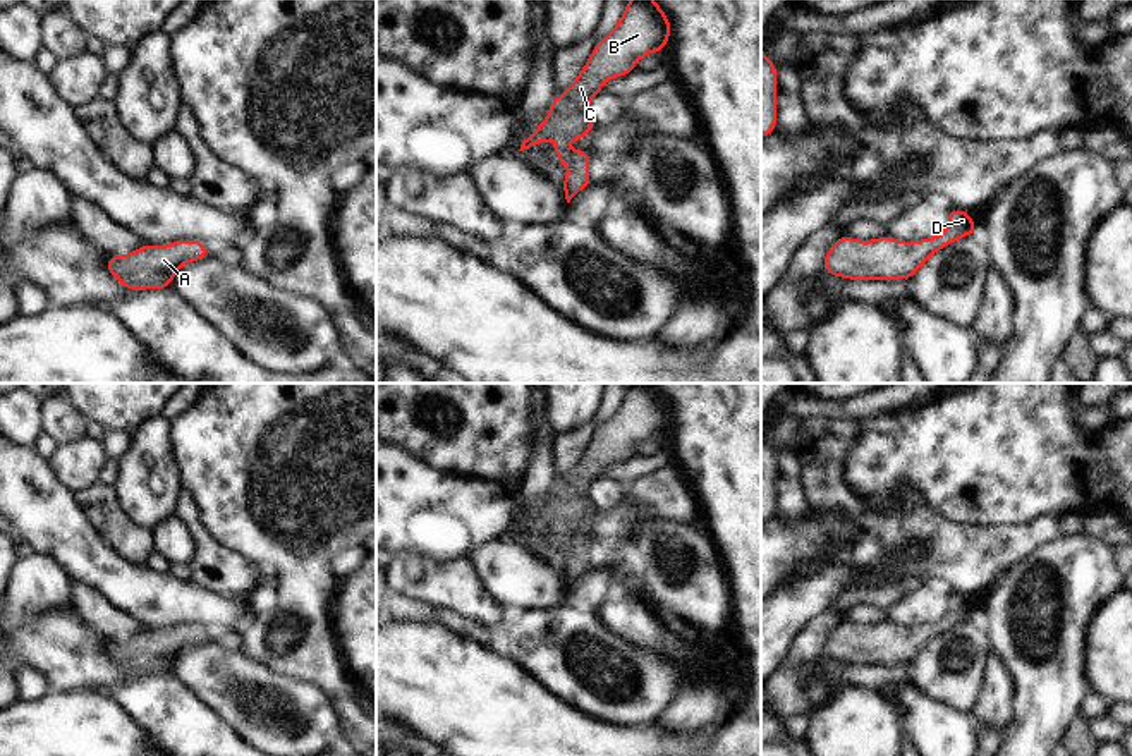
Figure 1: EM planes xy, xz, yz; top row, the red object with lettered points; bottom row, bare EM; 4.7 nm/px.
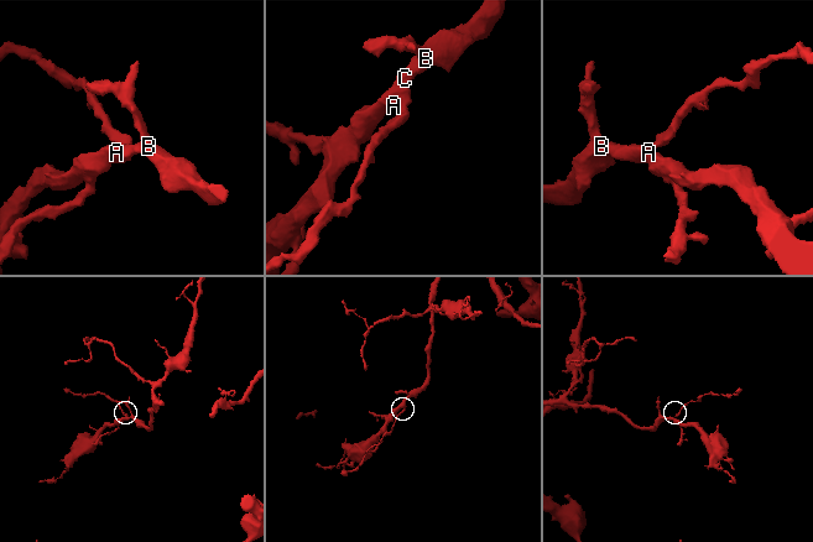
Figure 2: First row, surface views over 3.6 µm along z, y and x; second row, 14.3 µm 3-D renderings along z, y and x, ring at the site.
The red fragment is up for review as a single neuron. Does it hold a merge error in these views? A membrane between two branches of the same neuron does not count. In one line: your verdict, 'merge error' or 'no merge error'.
no merge error

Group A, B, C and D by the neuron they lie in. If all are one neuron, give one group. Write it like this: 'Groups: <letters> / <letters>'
Groups: A B C D.

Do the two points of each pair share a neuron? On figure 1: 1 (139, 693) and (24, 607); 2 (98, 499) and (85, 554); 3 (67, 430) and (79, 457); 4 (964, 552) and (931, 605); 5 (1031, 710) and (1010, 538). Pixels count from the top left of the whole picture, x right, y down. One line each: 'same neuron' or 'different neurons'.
1: different neurons
2: different neurons
3: different neurons
4: different neurons
5: different neurons

